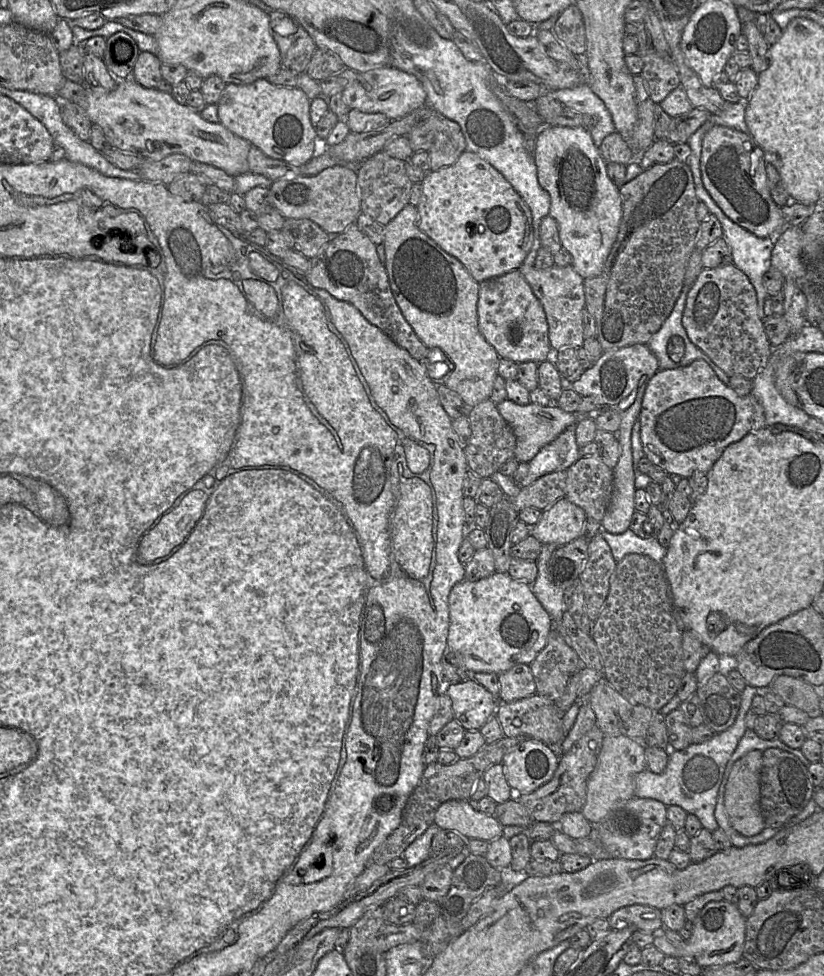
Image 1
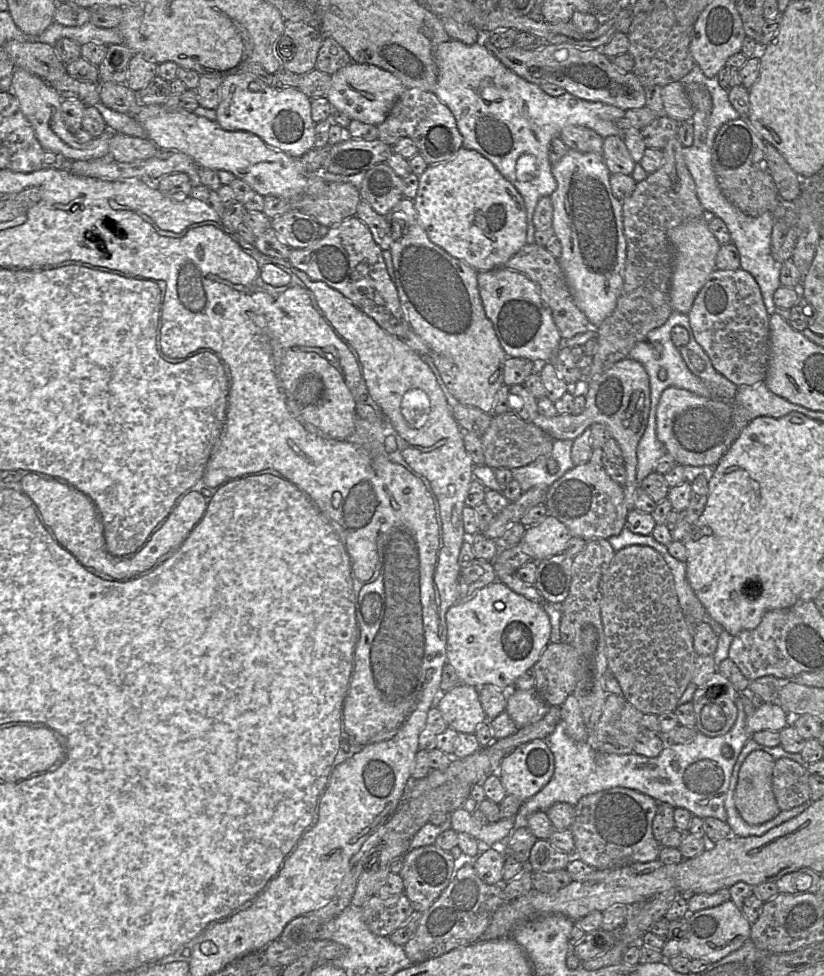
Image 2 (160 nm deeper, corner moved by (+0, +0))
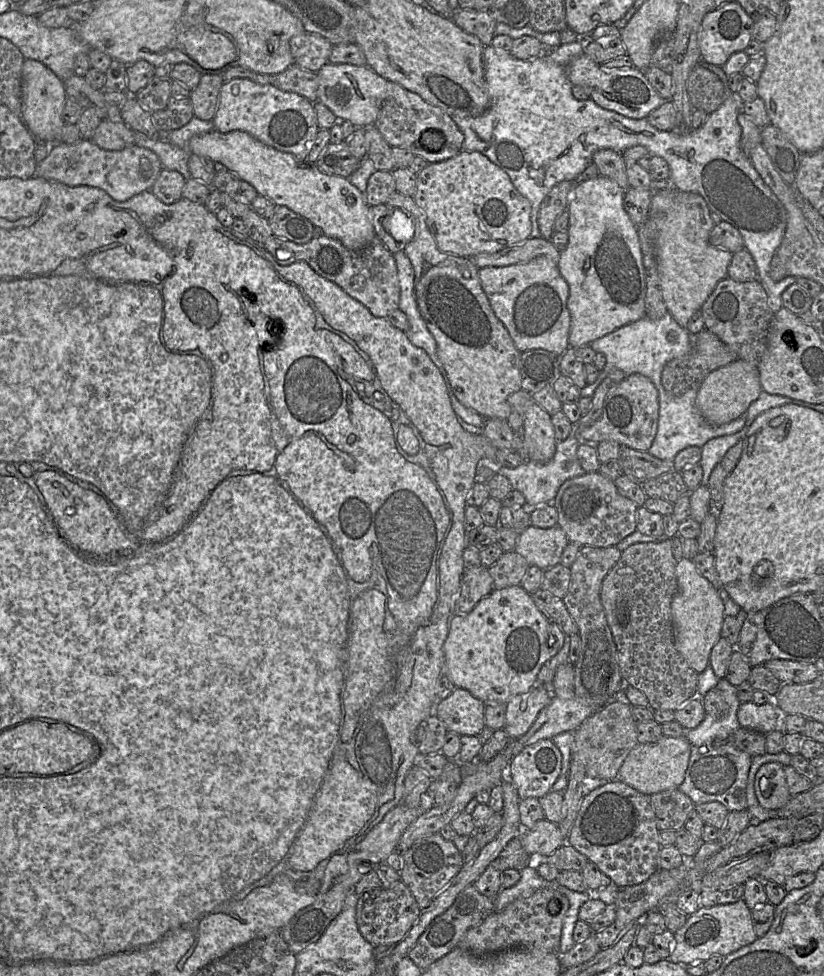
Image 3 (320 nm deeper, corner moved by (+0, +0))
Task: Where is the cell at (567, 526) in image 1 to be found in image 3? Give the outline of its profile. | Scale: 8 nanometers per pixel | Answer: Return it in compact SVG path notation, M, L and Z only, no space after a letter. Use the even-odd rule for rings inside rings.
M558 525L551 528L529 526L519 533L514 551L525 558L529 566L547 570L561 562L568 544L565 532Z

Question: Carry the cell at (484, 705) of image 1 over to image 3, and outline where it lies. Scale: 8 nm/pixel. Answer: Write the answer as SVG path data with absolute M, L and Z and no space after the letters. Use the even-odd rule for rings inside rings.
M455 688L447 698L436 701L437 717L442 720L447 731L454 732L459 736L477 736L485 727L485 705L468 690Z

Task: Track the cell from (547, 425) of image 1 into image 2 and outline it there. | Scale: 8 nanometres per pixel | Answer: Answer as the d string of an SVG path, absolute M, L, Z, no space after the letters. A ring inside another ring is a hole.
M627 357L615 363L599 377L589 381L585 397L586 407L579 415L558 414L554 417L546 417L538 414L532 423L548 433L554 440L572 441L595 423L606 426L623 454L623 465L626 470L623 490L626 505L629 511L635 509L635 491L638 487L637 447L647 428L651 407L649 376L640 362Z

